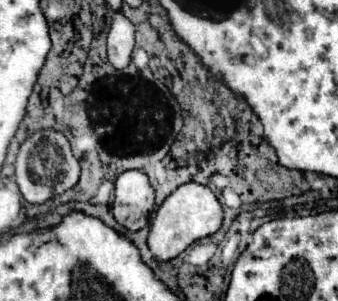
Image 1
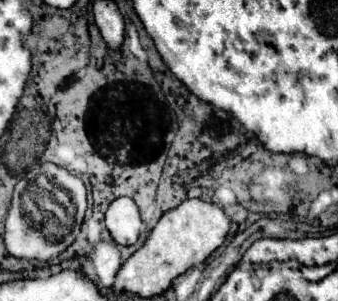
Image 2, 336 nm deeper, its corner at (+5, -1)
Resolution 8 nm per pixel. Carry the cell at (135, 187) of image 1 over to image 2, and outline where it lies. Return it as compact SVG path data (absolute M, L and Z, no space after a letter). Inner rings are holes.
M117 197L109 205L105 213L105 225L119 245L133 245L139 233L145 229L145 223L139 217L139 209L131 197Z

